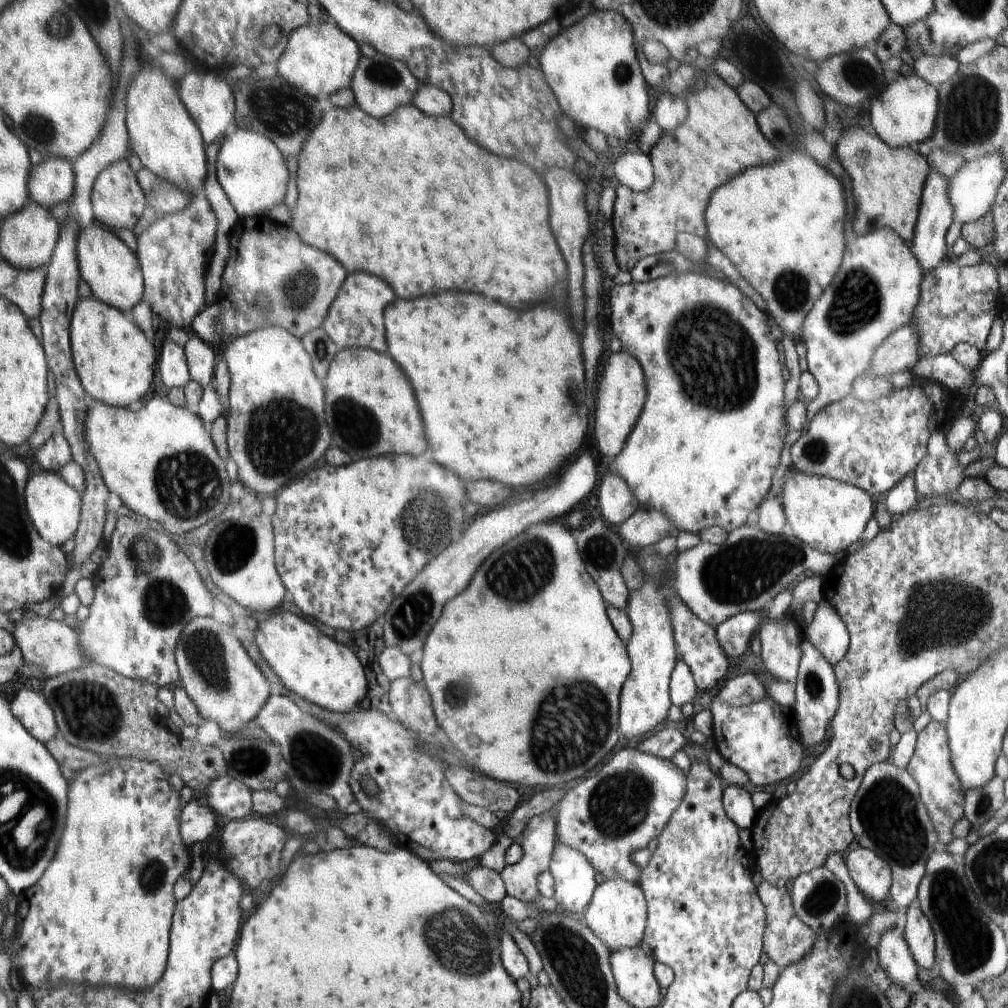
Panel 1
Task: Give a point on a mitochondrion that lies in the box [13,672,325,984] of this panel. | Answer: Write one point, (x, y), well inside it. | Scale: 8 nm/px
(91, 712)

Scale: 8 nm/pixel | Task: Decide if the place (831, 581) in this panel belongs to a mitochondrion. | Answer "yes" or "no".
no

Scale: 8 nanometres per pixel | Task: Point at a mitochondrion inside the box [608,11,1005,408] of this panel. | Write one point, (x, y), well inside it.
(971, 113)

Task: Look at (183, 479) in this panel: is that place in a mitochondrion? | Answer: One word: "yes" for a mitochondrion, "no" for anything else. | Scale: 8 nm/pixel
yes

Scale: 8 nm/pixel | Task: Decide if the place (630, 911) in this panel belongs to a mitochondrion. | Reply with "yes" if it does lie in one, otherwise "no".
no

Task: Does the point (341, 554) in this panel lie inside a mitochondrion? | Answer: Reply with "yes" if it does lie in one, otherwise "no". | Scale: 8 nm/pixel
no

